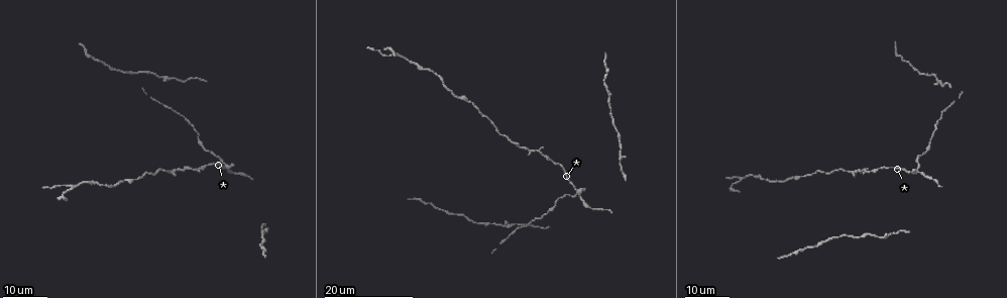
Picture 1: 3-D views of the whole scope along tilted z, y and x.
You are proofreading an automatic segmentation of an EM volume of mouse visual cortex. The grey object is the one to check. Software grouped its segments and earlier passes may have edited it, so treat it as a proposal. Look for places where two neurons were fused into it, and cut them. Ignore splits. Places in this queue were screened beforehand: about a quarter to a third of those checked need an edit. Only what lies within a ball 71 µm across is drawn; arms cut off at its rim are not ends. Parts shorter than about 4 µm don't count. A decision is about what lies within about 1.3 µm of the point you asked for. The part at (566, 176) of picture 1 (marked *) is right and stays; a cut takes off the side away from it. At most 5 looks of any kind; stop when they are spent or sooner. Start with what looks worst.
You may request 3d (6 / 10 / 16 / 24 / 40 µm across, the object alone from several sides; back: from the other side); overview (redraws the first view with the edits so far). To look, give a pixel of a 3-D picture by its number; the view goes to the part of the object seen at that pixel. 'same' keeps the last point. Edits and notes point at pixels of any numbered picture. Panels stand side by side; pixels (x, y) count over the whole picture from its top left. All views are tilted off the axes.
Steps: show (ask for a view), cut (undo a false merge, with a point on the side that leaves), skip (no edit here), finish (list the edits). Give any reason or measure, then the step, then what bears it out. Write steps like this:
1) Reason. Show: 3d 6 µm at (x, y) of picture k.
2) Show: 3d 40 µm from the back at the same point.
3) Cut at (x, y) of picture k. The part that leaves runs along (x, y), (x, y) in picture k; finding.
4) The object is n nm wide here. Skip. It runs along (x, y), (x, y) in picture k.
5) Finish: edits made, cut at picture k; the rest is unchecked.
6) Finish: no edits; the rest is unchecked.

Two arms in line, one across. Show: 3d 16 µm at (72, 188) of picture 1.

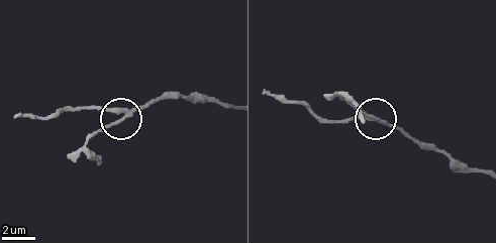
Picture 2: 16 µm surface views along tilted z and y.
Zoom in. Show: 3d 10 µm at (118, 115) of picture 2.

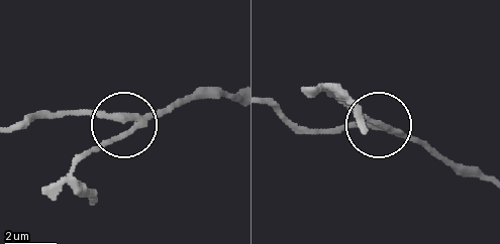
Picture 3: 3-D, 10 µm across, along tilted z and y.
3 arms meet here. Cut at (109, 140) of picture 3. A second neuron is stuck on.

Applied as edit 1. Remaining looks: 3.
Four-way junction. Show: 3d 16 µm at (580, 193) of picture 1.

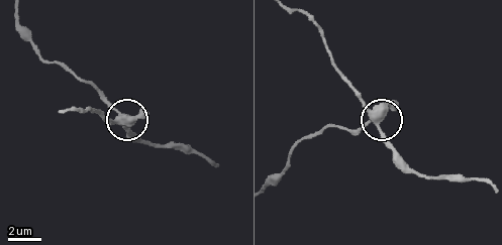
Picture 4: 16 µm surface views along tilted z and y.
Show: 3d 10 µm at (374, 120) of picture 4.

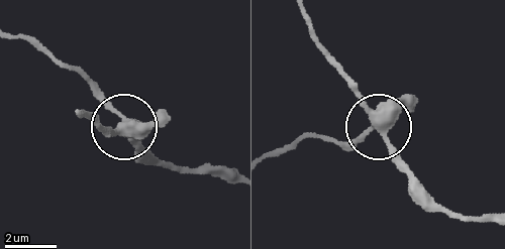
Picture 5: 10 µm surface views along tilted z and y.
The side arm is 58 µm long; 4 arms meet here. Skip. One neuron here.

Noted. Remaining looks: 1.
Finish: edits made, cut at picture 3; the rest is unchecked.

